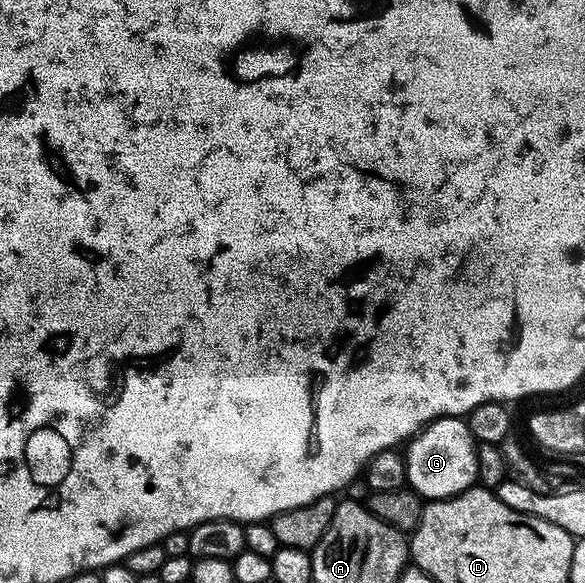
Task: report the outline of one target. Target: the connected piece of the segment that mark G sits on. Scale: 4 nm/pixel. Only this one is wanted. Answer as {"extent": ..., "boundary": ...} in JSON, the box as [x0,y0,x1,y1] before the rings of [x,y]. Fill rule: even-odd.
{"extent":[407,417,478,500],"boundary":[[[460,417],[433,419],[407,444],[407,486],[421,500],[449,499],[468,490],[477,482],[478,457],[476,439],[470,433],[467,422]],[[409,446],[409,447],[408,447]]]}

